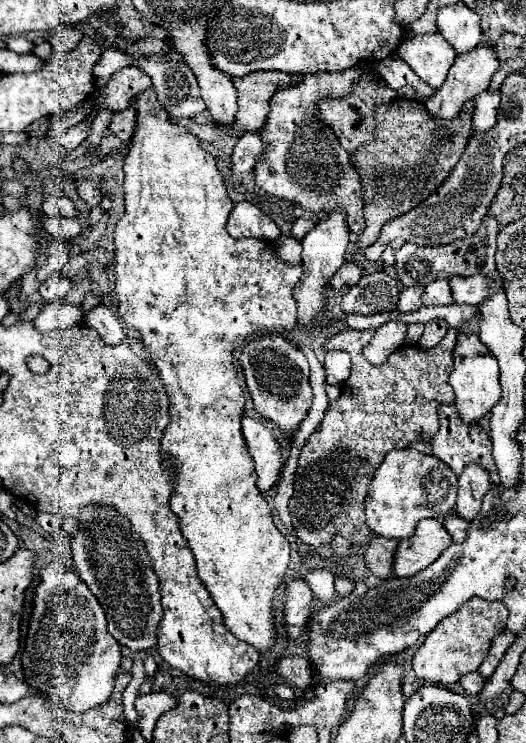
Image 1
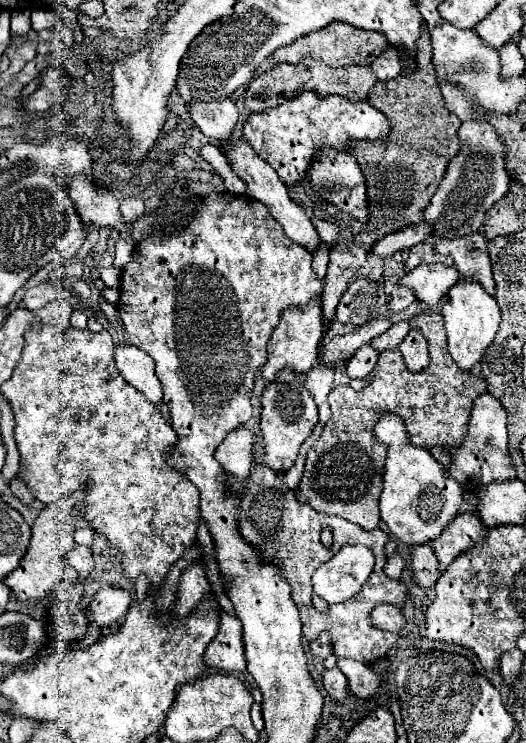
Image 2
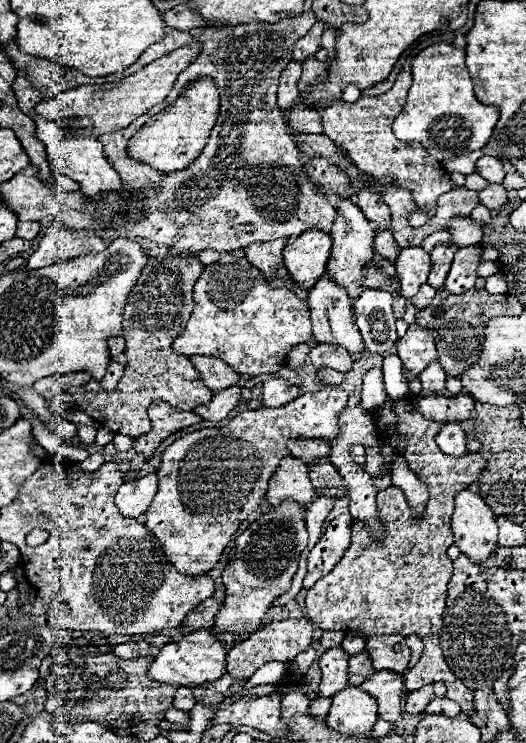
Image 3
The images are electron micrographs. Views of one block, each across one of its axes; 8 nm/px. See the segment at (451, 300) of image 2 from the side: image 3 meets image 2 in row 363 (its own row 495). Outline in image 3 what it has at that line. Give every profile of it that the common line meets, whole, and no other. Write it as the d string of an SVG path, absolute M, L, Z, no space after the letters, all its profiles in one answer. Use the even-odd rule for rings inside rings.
M468 488L460 490L454 498L452 532L454 544L476 564L488 560L496 550L496 516L486 502Z

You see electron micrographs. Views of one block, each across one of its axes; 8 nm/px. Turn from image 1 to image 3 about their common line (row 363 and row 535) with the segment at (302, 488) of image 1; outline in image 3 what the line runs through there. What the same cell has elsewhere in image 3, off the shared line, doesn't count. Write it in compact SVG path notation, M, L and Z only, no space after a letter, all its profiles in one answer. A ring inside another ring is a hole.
M386 400L386 404L382 404L374 412L374 420L376 420L376 432L380 432L380 438L384 438L384 432L388 432L388 428L392 428L392 432L400 432L408 440L404 458L408 460L410 470L418 478L422 478L430 488L430 498L428 498L426 510L420 518L414 518L404 494L398 488L390 486L390 488L382 490L378 510L380 510L380 520L386 530L384 538L380 542L372 542L368 528L362 522L354 522L352 540L350 540L350 546L344 552L344 556L338 560L338 564L332 568L332 572L322 576L308 590L306 612L308 612L310 620L322 630L346 630L346 632L354 630L354 632L364 632L366 636L370 636L370 634L402 634L402 636L418 634L418 636L422 636L424 652L422 652L418 664L406 672L406 680L404 680L406 690L410 690L410 692L418 690L428 682L444 682L448 688L446 696L450 700L456 700L462 706L462 712L466 716L472 716L476 712L474 710L474 694L448 668L448 664L442 656L442 650L440 650L440 632L442 632L442 612L446 608L446 584L450 582L450 574L452 574L452 560L446 556L446 550L450 544L454 544L452 530L450 530L454 496L460 488L468 488L472 482L476 482L480 478L480 472L486 468L486 464L480 454L466 454L466 456L458 458L458 456L448 456L448 454L440 452L434 438L440 432L442 422L424 418L420 412L416 412L412 408L412 400Z

